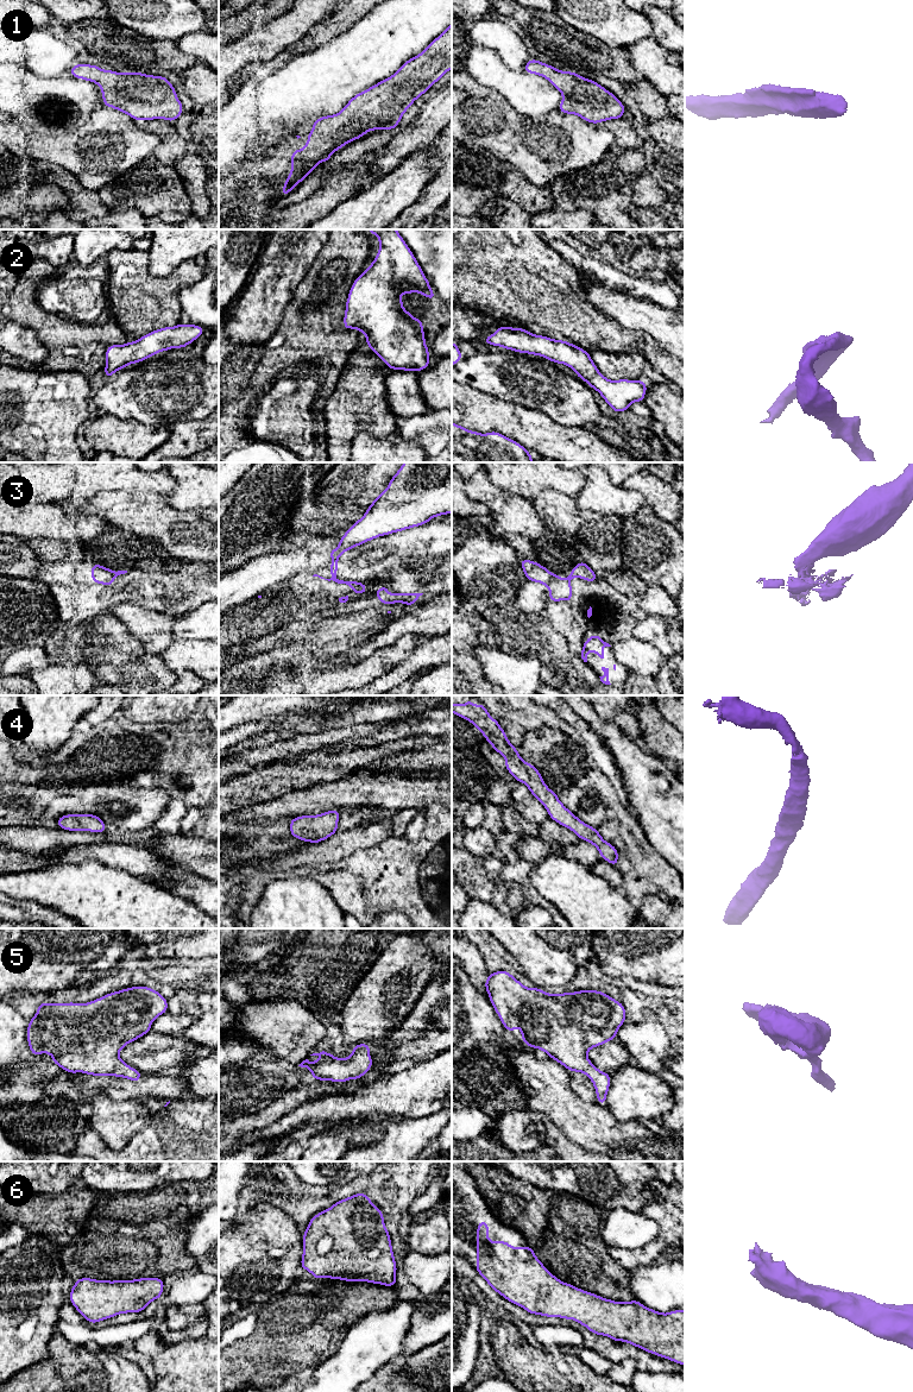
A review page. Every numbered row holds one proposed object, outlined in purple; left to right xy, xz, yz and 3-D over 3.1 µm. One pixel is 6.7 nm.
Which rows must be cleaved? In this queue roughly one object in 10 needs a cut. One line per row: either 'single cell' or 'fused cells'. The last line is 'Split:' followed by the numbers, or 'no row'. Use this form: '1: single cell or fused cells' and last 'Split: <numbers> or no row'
1: single cell
2: single cell
3: fused cells
4: single cell
5: single cell
6: single cell
Split: 3

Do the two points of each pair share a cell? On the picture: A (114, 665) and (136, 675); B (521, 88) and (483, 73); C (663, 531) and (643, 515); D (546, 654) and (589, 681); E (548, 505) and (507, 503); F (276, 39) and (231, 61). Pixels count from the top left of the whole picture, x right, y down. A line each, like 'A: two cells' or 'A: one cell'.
A: one cell
B: one cell
C: one cell
D: one cell
E: two cells
F: one cell

